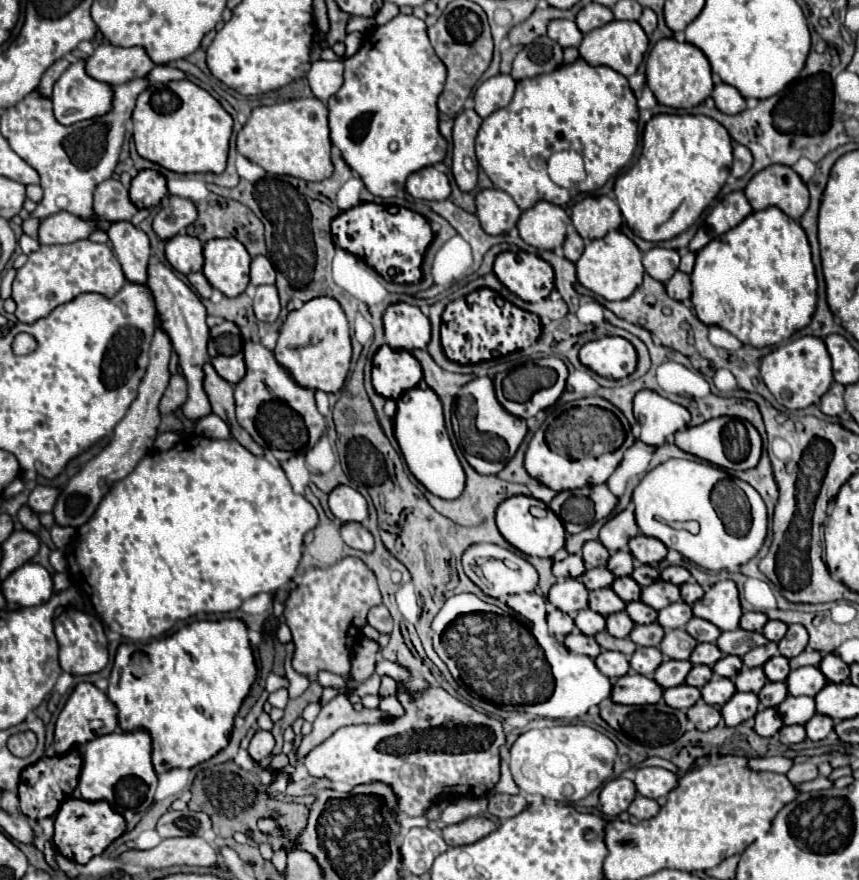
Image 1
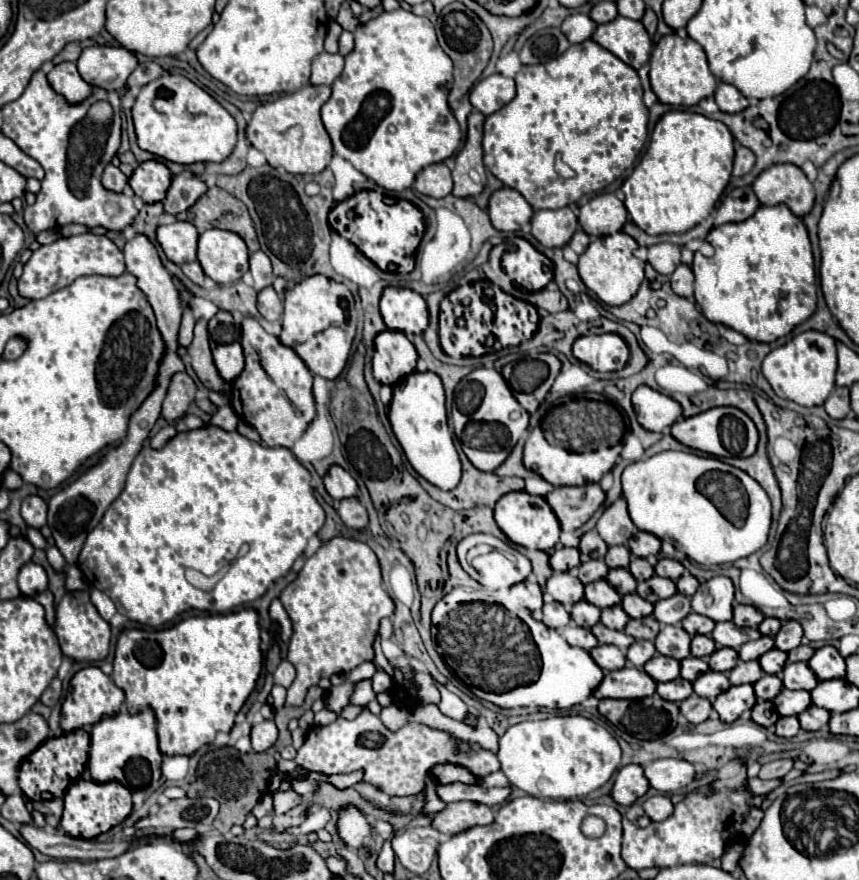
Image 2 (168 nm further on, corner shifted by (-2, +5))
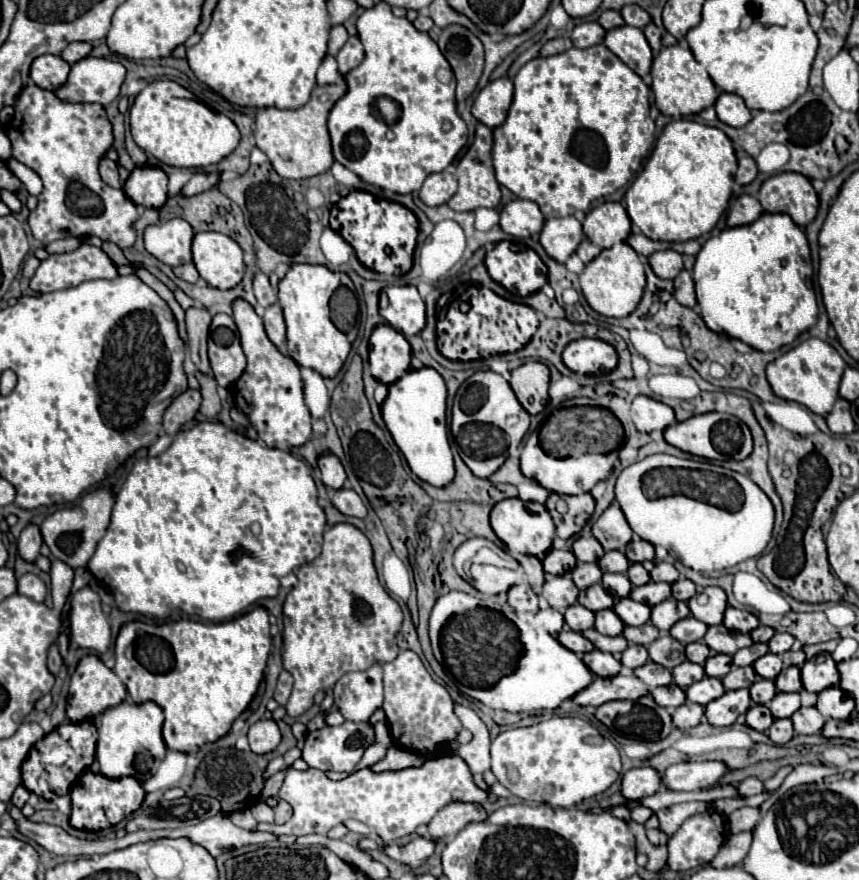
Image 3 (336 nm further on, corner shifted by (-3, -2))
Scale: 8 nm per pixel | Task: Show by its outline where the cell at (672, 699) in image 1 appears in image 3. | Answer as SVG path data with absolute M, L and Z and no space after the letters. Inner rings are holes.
M674 682L668 684L668 686L660 686L660 688L654 688L652 690L652 698L664 706L664 708L676 708L676 706L682 706L686 702L686 694L680 686L676 686Z

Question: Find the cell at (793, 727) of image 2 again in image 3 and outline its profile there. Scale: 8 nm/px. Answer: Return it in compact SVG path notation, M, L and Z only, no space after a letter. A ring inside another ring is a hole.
M782 718L782 720L774 720L772 726L768 728L768 736L774 744L786 744L790 742L790 738L794 736L792 730L792 720L790 718Z

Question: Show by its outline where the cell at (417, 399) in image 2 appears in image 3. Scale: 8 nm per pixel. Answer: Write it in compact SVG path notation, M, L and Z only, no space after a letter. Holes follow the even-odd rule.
M434 368L408 370L388 386L388 396L380 406L384 424L396 446L402 450L410 470L432 486L446 486L454 478L454 460L446 432L446 384Z

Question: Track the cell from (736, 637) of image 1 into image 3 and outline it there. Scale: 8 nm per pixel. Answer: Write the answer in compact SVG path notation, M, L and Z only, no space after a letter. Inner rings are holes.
M718 624L718 626L708 626L708 632L704 634L704 642L710 650L714 652L722 652L722 654L736 654L740 648L752 646L752 638L748 634L738 634L738 632L730 632L726 630L726 626Z

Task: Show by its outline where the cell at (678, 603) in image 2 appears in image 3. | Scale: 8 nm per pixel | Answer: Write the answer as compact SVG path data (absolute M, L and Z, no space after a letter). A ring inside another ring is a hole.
M668 598L652 608L650 620L658 630L670 630L678 620L690 616L690 608L686 602L678 602L676 598Z

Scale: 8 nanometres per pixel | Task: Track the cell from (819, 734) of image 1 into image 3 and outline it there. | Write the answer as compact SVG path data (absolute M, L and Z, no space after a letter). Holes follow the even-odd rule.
M802 706L792 714L790 720L794 722L794 730L798 734L816 734L824 726L824 716L816 708L804 708Z

